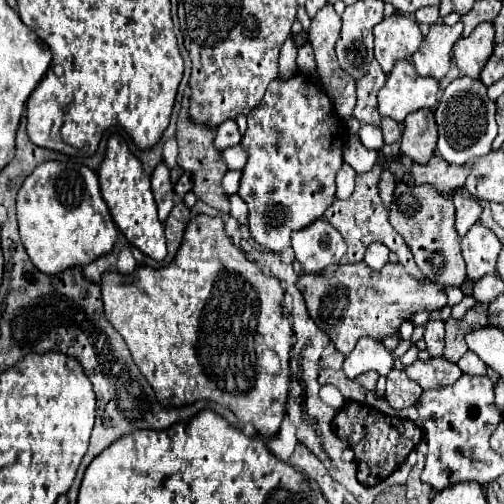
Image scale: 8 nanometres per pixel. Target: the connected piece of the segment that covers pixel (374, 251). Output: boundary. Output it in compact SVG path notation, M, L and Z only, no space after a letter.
M370 243L368 249L366 249L366 255L364 255L364 263L374 269L374 271L380 271L386 263L388 263L388 255L390 255L390 249L382 243Z

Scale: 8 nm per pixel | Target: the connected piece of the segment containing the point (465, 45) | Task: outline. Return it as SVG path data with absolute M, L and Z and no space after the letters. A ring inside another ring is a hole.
M480 23L470 33L470 37L456 41L452 53L460 73L470 79L478 79L492 49L494 49L494 25Z

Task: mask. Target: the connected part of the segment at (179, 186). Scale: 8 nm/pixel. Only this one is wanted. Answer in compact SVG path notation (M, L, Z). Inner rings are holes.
M184 173L184 175L178 179L178 183L174 185L174 193L176 193L176 197L182 199L188 191L192 191L192 185L194 185L194 181L192 181L192 173Z

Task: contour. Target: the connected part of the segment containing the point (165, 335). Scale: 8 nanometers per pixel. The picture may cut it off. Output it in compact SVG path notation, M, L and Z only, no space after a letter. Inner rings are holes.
M194 215L184 229L182 245L168 267L152 269L140 265L130 275L118 271L104 273L102 301L106 319L124 337L134 363L152 385L160 405L184 405L210 399L234 411L240 423L252 423L262 437L270 439L278 433L286 415L290 383L288 359L292 349L292 327L282 307L284 291L276 277L264 275L262 269L248 261L244 251L232 243L220 217ZM266 349L280 355L280 375L272 377L260 365L258 359Z

